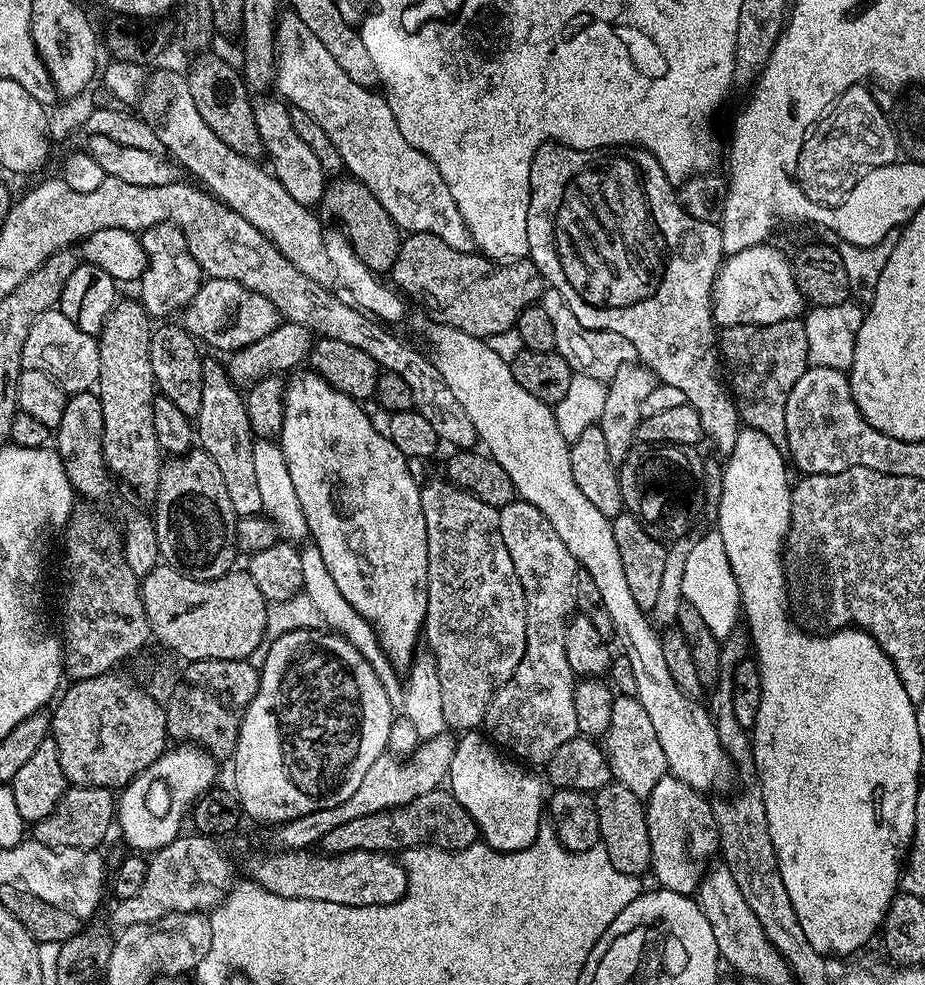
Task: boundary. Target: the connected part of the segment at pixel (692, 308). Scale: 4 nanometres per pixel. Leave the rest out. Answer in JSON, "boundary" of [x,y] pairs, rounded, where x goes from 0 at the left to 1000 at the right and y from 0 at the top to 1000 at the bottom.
{"boundary":[[[590,145],[575,161],[573,189],[571,260],[584,279],[612,303],[629,331],[681,343],[691,369],[702,374],[712,389],[737,396],[759,424],[762,444],[772,447],[783,461],[790,461],[802,427],[774,371],[776,333],[770,323],[770,292],[785,260],[778,227],[748,220],[705,155],[686,148],[664,152],[664,160],[659,160],[644,152]]]}

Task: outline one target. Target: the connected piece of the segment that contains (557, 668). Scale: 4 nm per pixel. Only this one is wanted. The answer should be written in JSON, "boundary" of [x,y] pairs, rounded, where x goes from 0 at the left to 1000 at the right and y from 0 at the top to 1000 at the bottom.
{"boundary":[[[559,506],[539,517],[539,521],[543,550],[547,550],[547,558],[551,558],[551,571],[556,571],[560,591],[564,591],[566,605],[571,608],[569,660],[554,687],[534,705],[522,738],[526,746],[559,773],[588,778],[608,753],[616,753],[625,745],[624,691],[612,666],[614,630],[623,617],[625,574],[616,558],[612,558],[612,550],[603,546],[599,534],[595,534],[576,512]]]}

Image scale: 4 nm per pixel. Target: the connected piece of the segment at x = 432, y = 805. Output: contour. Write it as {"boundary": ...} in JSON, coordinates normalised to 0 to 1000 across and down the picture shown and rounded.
{"boundary":[[[464,802],[441,816],[429,820],[418,820],[378,835],[370,835],[352,847],[348,855],[351,866],[364,865],[413,865],[428,867],[439,861],[451,861],[454,857],[467,857],[470,861],[481,861],[488,865],[499,863],[516,856],[517,842],[512,830],[489,809],[488,803]]]}

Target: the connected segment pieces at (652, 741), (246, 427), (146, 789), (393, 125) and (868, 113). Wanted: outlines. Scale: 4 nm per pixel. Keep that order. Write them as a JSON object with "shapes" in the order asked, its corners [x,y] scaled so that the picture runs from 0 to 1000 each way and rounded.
{"shapes":[[[[667,706],[663,710],[659,741],[655,748],[655,766],[662,777],[665,795],[677,798],[677,802],[685,802],[685,806],[694,810],[704,807],[707,798],[711,798],[711,794],[722,784],[722,771],[716,761],[716,753],[707,743],[703,725],[698,725],[694,713],[686,706]]],[[[222,364],[218,369],[218,412],[210,424],[210,435],[214,440],[215,454],[225,459],[227,465],[236,469],[236,477],[240,477],[244,502],[249,502],[256,525],[280,524],[284,521],[284,514],[278,478],[275,477],[277,447],[266,420],[264,402],[258,396],[243,371],[241,374],[236,366]]],[[[186,757],[177,766],[134,797],[128,808],[128,845],[134,848],[139,862],[164,867],[188,855],[196,848],[195,836],[204,827],[213,810],[221,808],[234,795],[235,773],[210,757]]],[[[321,23],[319,27],[321,37],[316,32],[305,37],[297,91],[308,97],[304,98],[316,110],[326,111],[348,128],[352,140],[357,140],[368,154],[375,178],[392,185],[396,193],[413,205],[417,217],[422,217],[434,237],[469,238],[478,242],[482,250],[491,250],[491,254],[511,255],[510,238],[499,217],[495,217],[486,189],[482,189],[478,177],[474,177],[474,169],[469,169],[456,152],[448,152],[448,148],[435,140],[435,132],[430,132],[430,124],[426,124],[418,101],[410,92],[394,89],[377,79],[374,71],[361,63],[357,51],[352,51],[329,24]]],[[[933,84],[917,88],[879,126],[868,144],[858,181],[879,208],[893,209],[898,206],[897,201],[904,203],[916,199],[941,173],[964,166],[972,159],[970,131],[968,134],[936,88]]]]}

